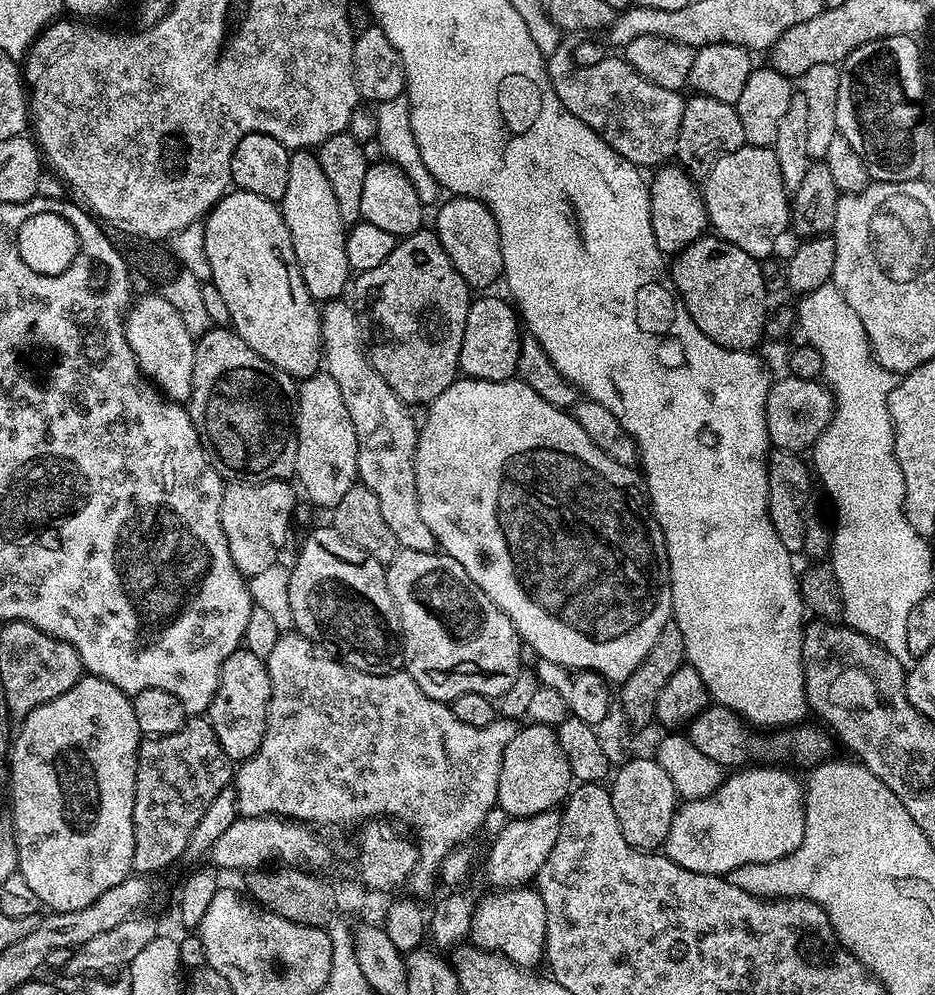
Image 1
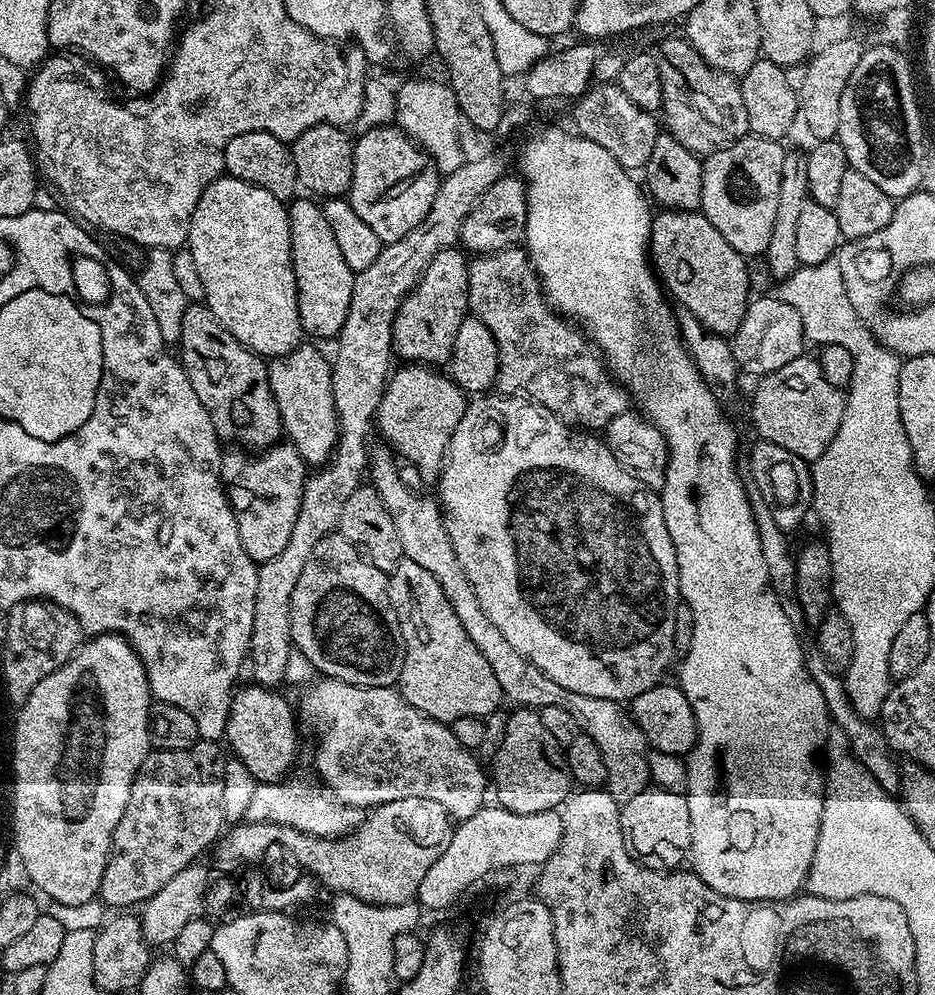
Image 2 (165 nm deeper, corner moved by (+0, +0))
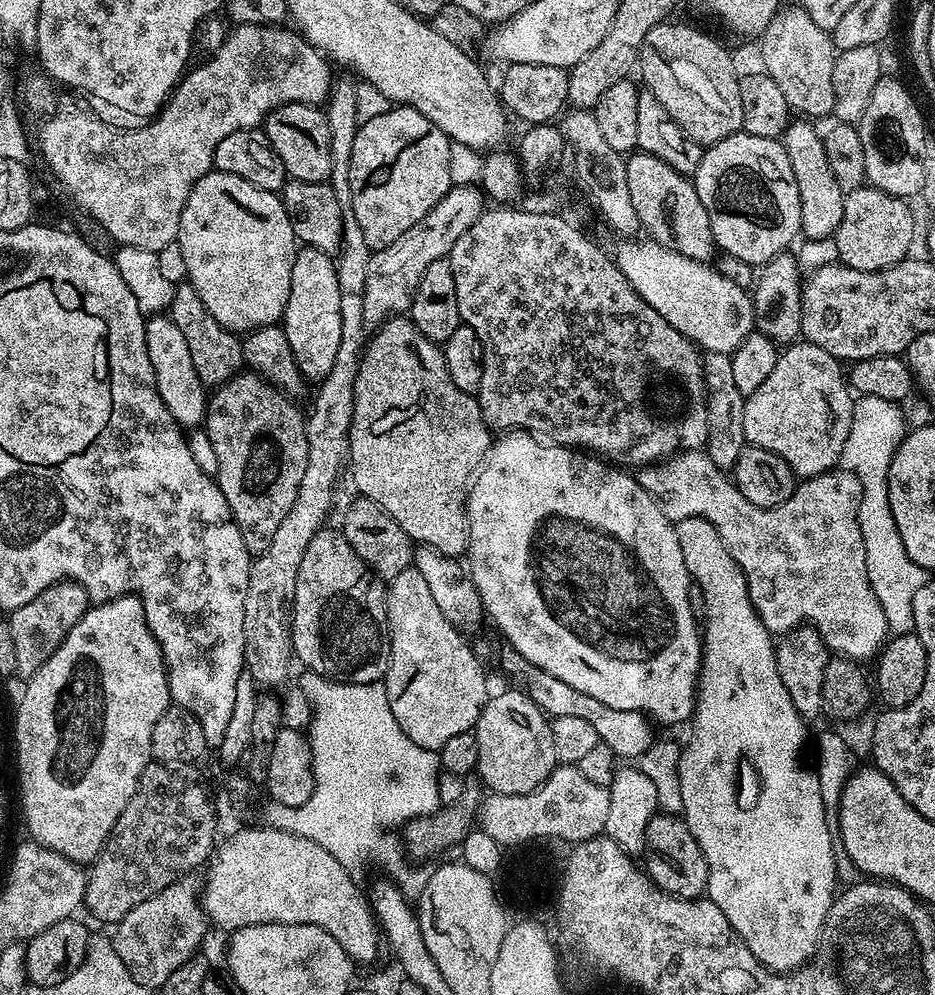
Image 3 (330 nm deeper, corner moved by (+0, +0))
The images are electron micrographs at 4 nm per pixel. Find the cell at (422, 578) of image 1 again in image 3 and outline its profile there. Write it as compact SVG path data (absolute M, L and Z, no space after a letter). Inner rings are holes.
M415 566L387 581L384 609L388 615L388 673L383 685L398 726L423 748L438 750L453 734L471 732L490 695L484 668L467 644L465 633L438 610Z

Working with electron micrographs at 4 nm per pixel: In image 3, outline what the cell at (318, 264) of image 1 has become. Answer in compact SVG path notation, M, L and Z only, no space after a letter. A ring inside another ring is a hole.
M304 246L297 251L290 270L290 298L286 298L282 327L305 381L324 380L334 366L338 342L342 342L342 296L338 290L336 260L322 250Z

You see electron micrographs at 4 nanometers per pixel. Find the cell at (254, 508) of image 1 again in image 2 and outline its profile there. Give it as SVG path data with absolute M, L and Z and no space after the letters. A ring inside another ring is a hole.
M277 442L259 454L249 454L244 450L225 451L220 457L220 478L224 481L228 502L238 522L238 538L242 542L242 550L246 550L246 554L250 554L257 565L282 554L282 549L286 542L290 542L290 534L294 531L294 521L298 518L298 506L302 502L306 479L306 465L295 446L291 442Z

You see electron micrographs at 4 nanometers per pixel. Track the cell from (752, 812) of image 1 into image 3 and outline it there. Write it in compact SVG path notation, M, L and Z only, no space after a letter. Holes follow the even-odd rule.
M701 516L677 520L675 525L678 546L682 546L682 562L686 562L686 570L691 583L700 586L702 594L705 596L705 610L702 613L700 678L696 689L696 710L690 721L692 737L689 738L688 745L686 743L683 745L680 765L678 766L678 778L682 786L682 802L679 807L682 809L682 818L690 830L690 834L698 842L698 846L708 863L707 899L712 900L714 906L718 906L718 910L722 910L722 914L726 914L726 922L730 922L732 929L748 943L750 954L754 954L754 958L759 964L763 964L769 972L788 974L793 970L805 967L815 957L812 955L816 952L816 940L818 944L828 917L828 911L838 892L838 887L836 888L838 848L834 843L833 829L832 832L828 829L830 817L824 809L822 790L818 790L818 778L815 771L811 767L804 768L803 762L800 761L800 751L804 748L804 724L806 724L806 720L796 709L794 702L790 702L790 694L786 694L786 686L782 686L782 678L778 678L777 645L774 643L773 633L766 630L766 626L752 608L744 575L740 567L734 562L734 558L730 558L718 530L714 530L714 526L709 520L703 520Z

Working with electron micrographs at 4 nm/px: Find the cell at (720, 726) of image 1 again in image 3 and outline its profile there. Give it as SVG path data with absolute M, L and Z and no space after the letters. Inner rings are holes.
M504 650L500 660L512 672L520 675L523 691L540 707L545 714L552 718L582 718L588 725L594 726L600 743L610 746L610 750L624 762L632 762L640 757L652 745L654 739L653 721L649 720L643 712L634 710L614 710L614 706L606 706L606 702L598 702L598 698L590 698L590 694L582 694L582 690L574 690L574 686L566 686L566 682L558 682L541 668L535 668L526 658L516 652Z

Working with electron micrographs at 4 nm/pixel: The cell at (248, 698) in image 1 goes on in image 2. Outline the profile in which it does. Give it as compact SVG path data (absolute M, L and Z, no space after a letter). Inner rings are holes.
M255 682L237 687L224 731L230 752L232 747L231 755L240 760L250 770L253 778L262 784L281 783L296 758L298 720L294 715L293 705L291 708L278 693L279 691L270 688L261 688Z

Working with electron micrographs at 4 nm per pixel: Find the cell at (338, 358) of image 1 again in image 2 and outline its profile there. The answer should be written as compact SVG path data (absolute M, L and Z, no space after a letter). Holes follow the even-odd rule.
M381 446L370 456L370 484L375 488L378 498L382 498L382 506L390 510L390 518L394 518L394 527L398 529L398 538L402 542L404 556L418 562L429 574L438 578L438 586L442 586L442 594L458 614L458 622L462 622L462 630L470 634L470 642L482 650L482 658L490 662L490 670L494 670L494 678L498 678L498 686L503 699L512 706L539 710L546 706L562 706L570 718L581 730L581 733L594 738L598 750L602 750L602 758L606 758L606 789L616 801L623 802L634 798L644 788L649 787L648 753L650 745L642 730L632 719L629 709L623 703L606 698L590 698L586 694L574 694L574 690L566 690L566 686L558 686L554 678L542 674L538 666L534 666L510 642L490 617L482 610L482 602L478 602L478 594L474 594L474 586L470 586L470 578L462 570L458 562L458 554L454 554L454 546L450 542L450 534L444 525L444 514L435 499L419 496L406 481L400 477L401 465L391 448Z

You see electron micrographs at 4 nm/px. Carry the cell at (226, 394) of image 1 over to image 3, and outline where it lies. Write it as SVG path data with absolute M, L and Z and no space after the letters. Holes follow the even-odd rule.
M185 282L176 285L176 293L172 299L170 315L174 326L182 330L186 338L186 346L190 349L190 358L194 358L194 370L198 370L198 378L206 386L224 384L231 376L237 375L244 364L244 355L240 352L241 341L237 333L229 332L216 319L206 306L202 306L202 298Z

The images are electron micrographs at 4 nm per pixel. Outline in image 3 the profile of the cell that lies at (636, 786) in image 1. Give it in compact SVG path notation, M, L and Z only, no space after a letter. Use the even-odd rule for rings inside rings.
M657 814L646 826L642 845L643 856L645 855L643 867L662 891L683 900L695 900L705 895L708 886L708 863L698 842L690 834L686 822L679 815L672 815L676 814Z

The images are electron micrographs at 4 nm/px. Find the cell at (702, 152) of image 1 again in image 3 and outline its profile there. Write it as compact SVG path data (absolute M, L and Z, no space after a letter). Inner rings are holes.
M665 22L654 26L650 34L646 34L644 45L638 57L639 79L644 79L643 87L666 106L666 114L678 122L678 126L687 136L694 138L702 146L722 142L722 138L730 138L743 129L742 94L740 93L740 76L736 72L736 64L732 56L712 36L691 28L688 24L672 24Z

